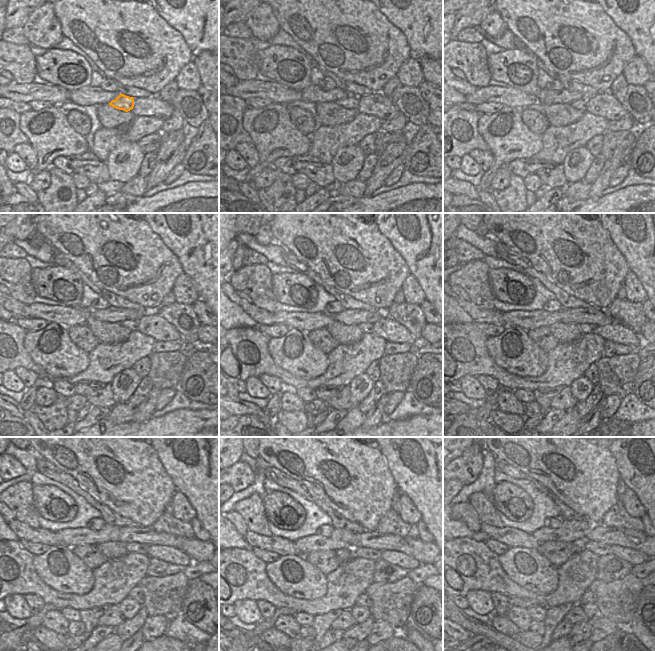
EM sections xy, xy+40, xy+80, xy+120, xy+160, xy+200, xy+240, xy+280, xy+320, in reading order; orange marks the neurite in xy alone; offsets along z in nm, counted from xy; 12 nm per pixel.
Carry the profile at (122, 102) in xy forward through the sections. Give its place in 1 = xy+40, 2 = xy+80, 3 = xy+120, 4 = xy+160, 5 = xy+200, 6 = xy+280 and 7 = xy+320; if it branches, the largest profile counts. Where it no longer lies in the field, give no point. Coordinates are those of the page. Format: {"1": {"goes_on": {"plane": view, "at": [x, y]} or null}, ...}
{"1": {"goes_on": {"plane": "xy+40", "at": [351, 102]}}, "2": {"goes_on": {"plane": "xy+80", "at": [577, 104]}}, "3": {"goes_on": {"plane": "xy+120", "at": [133, 325]}}, "4": {"goes_on": {"plane": "xy+160", "at": [365, 328]}}, "5": {"goes_on": {"plane": "xy+200", "at": [584, 328]}}, "6": {"goes_on": {"plane": "xy+280", "at": [358, 551]}}, "7": {"goes_on": {"plane": "xy+320", "at": [596, 548]}}}

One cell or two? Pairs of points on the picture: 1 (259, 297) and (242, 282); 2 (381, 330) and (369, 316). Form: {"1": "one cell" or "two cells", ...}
{"1": "one cell", "2": "two cells"}

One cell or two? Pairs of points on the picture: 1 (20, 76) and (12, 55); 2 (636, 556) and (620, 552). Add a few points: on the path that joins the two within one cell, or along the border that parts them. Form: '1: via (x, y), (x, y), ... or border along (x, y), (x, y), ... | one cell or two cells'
1: via (20, 71), (20, 63), (17, 60) | one cell
2: via (632, 556), (624, 553) | one cell

